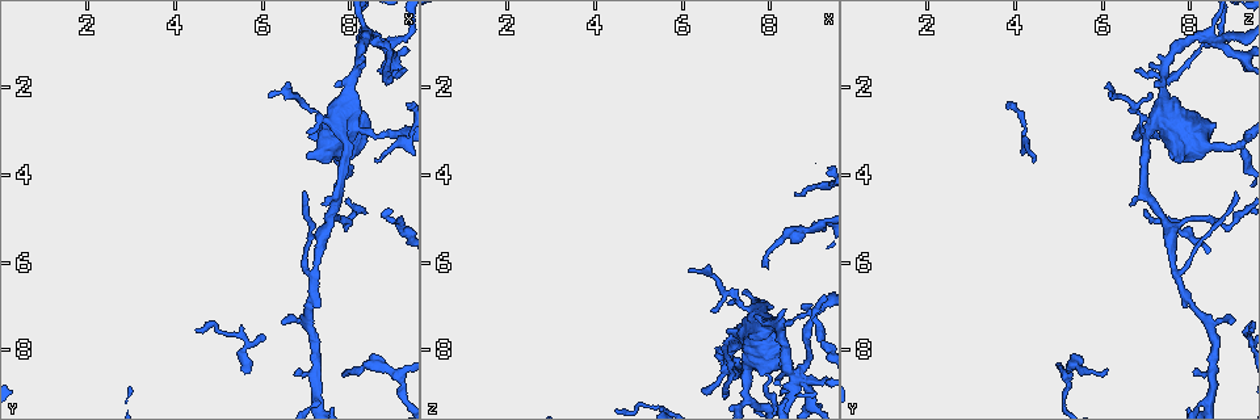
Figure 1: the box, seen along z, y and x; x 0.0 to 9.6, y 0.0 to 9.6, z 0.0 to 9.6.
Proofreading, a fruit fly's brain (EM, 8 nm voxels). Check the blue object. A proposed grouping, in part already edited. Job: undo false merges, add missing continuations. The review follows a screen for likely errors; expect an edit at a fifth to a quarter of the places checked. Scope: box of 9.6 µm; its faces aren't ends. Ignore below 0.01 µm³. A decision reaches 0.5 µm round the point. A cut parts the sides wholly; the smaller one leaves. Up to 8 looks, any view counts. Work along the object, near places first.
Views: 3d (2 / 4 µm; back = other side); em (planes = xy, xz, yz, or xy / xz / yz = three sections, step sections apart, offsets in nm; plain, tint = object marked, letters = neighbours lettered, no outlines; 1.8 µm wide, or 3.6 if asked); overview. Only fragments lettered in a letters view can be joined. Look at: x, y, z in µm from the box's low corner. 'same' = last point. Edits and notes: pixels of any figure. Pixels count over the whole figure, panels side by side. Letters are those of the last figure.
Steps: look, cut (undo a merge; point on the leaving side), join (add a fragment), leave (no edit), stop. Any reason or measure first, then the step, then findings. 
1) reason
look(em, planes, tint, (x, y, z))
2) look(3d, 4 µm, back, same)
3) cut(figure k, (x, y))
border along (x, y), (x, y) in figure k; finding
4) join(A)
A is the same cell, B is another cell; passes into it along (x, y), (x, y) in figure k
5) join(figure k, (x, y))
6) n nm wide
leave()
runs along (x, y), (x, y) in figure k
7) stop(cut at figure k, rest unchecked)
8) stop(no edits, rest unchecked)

branch stops here
look(3d, 2 µm, back, (8.85, 4.75, 7.05))

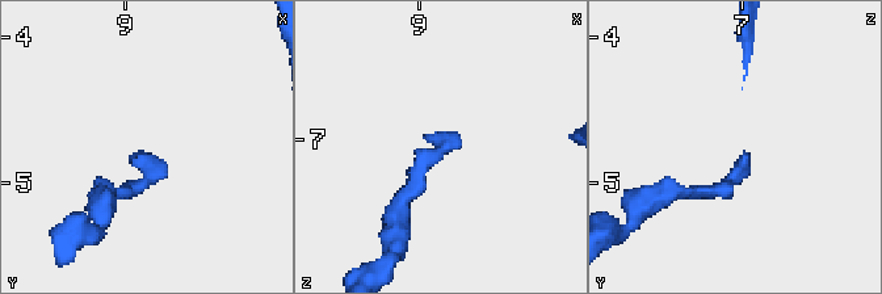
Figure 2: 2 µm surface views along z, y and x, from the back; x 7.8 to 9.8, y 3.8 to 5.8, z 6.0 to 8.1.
now the EM
look(em, xy, step 8, letters, (8.90, 4.78, 6.98))

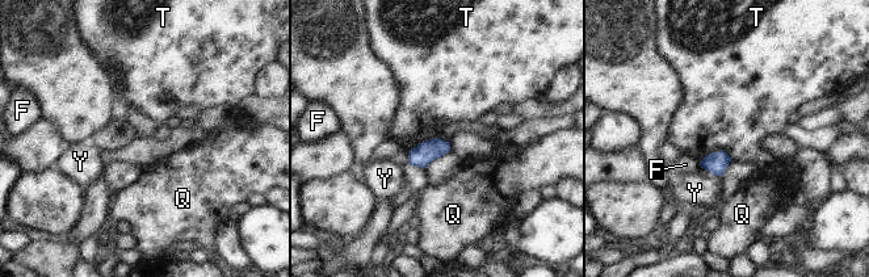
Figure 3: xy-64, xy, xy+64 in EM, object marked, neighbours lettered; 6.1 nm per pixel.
leave()
F, Q, T and Y are other cells; border along (731, 158), (718, 150), (700, 162) in figure 3; no lettered fragment goes on from it

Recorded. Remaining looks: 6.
thin end
look(3d, 4 µm, (6.95, 4.45, 9.10))

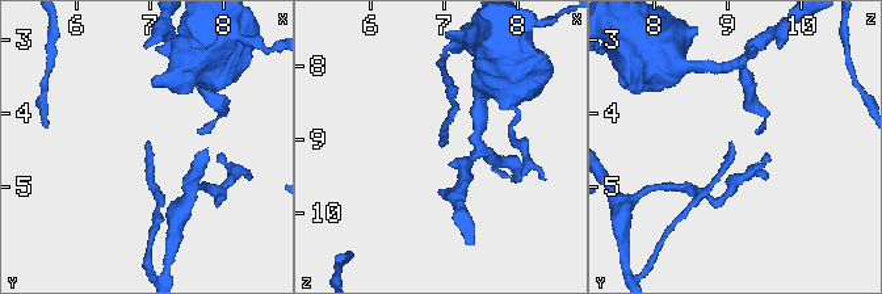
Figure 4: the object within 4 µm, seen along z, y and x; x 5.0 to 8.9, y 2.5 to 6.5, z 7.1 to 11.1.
need the tissue
look(em, yz, step 4, plain, (6.95, 4.35, 9.05))

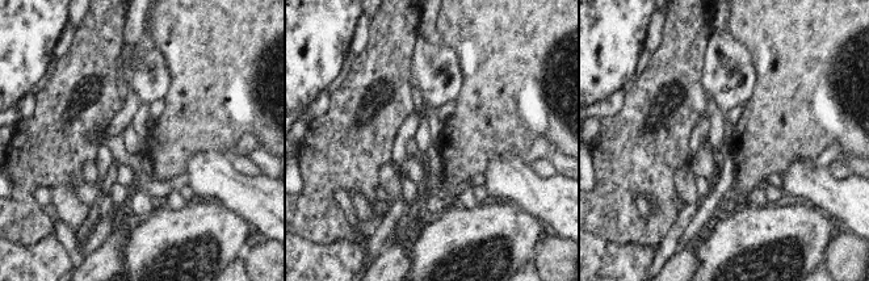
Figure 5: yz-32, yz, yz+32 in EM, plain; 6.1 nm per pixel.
look(em, yz, step 4, letters, same)

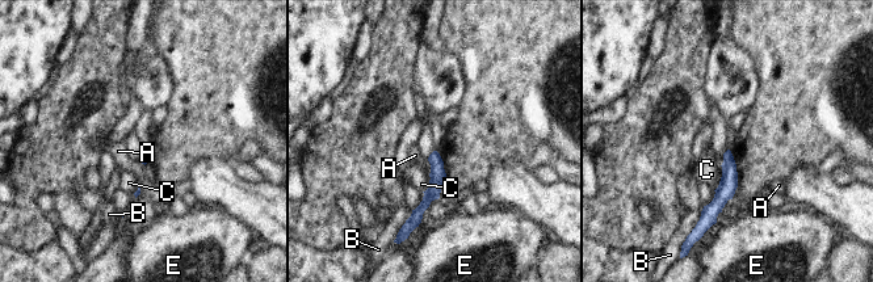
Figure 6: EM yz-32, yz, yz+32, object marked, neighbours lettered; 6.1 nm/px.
leave()
A, B, C and E are other cells; no lettered fragment goes on from it

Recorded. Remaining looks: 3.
four or more arms meet
look(em, 3.6 µm, planes, plain, (8.45, 0.85, 8.40))

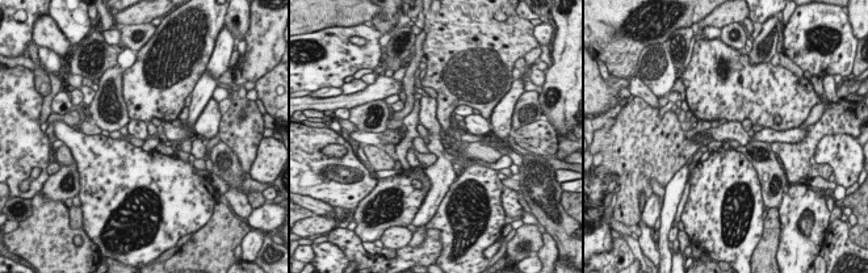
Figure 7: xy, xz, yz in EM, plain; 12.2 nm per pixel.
see the neighbours
look(em, 3.6 µm, planes, letters, same)

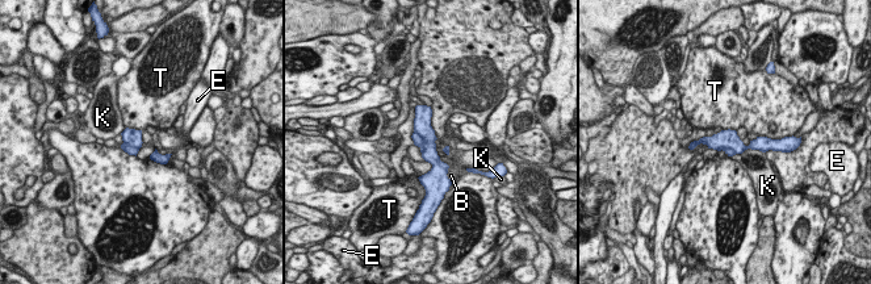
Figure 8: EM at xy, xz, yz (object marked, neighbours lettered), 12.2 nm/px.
cut(figure 8, (729, 151))
B, E, K and T are other cells; border along (717, 150), (732, 149), (736, 153) in figure 8; a second cell is stuck on

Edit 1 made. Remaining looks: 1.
stop(cut at figure 8, rest unchecked)

